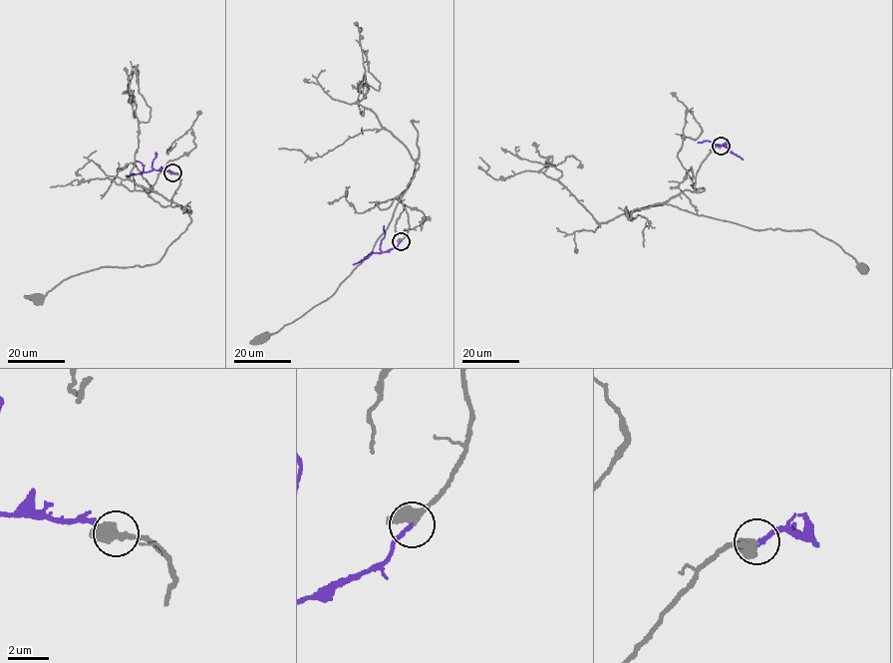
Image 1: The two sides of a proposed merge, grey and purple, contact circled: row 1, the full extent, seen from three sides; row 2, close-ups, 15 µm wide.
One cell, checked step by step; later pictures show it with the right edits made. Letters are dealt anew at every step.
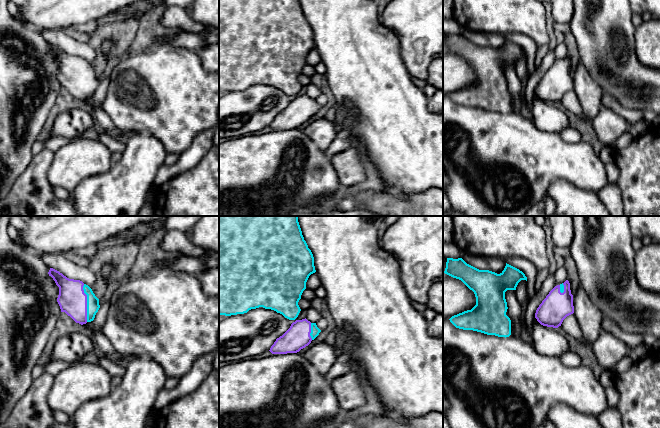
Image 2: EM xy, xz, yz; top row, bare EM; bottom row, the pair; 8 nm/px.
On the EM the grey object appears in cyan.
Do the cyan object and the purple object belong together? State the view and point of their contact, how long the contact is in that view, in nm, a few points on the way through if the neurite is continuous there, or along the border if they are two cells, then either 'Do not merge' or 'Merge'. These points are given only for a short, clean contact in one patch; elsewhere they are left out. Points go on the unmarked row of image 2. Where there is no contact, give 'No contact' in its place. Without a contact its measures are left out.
Touches cyan at xy (87, 79). Shared border 300 nm. Merge

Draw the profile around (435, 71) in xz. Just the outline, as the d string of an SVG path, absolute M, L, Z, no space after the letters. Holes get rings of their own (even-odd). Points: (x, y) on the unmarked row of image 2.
M443 56L435 57L431 62L426 82L436 89L443 89Z

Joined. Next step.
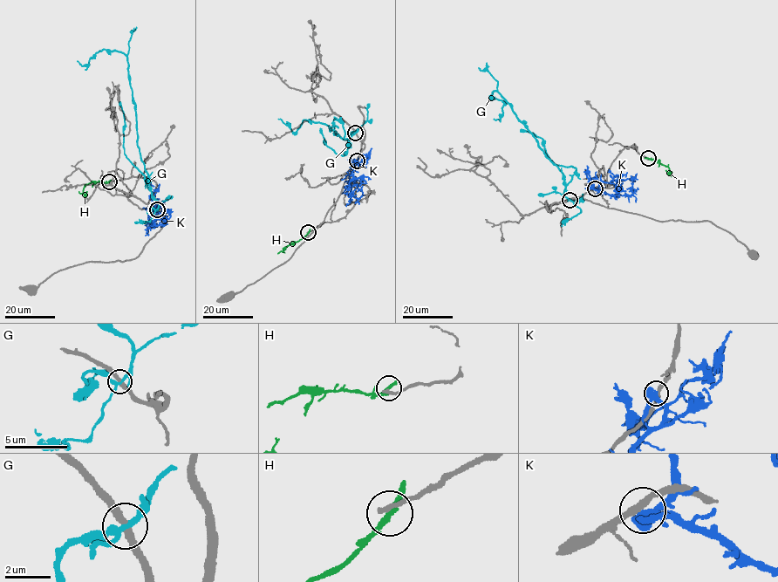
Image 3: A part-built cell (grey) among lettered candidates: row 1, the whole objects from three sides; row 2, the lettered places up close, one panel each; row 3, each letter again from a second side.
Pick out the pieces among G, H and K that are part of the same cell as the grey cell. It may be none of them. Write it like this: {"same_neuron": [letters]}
{"same_neuron": []}

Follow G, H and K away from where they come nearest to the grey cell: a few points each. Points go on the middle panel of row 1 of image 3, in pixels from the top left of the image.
G: (356, 133), (358, 129), (351, 133), (349, 140), (344, 140), (329, 126), (304, 119), (295, 132), (278, 119)
H: (308, 232), (282, 251), (285, 247)
K: (356, 160), (358, 167), (351, 173), (347, 194), (359, 198), (362, 195)

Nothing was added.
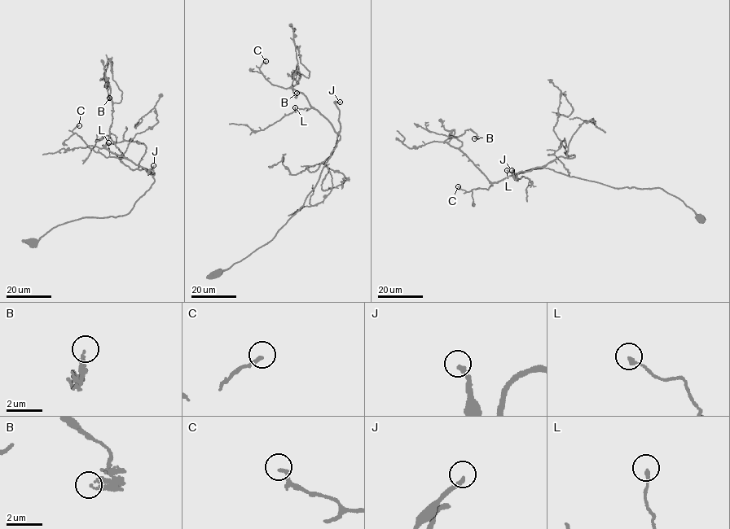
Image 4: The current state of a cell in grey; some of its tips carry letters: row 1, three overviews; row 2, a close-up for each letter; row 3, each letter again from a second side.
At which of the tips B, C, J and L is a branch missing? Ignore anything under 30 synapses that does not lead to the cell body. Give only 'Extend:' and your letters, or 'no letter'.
Extend: J

